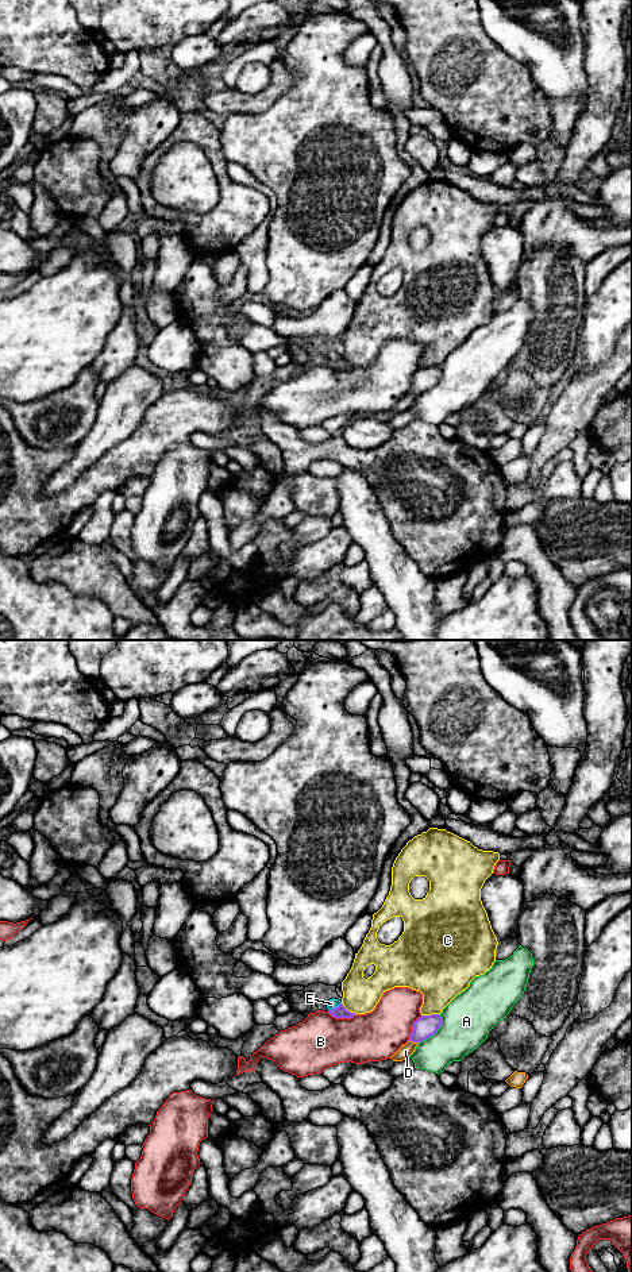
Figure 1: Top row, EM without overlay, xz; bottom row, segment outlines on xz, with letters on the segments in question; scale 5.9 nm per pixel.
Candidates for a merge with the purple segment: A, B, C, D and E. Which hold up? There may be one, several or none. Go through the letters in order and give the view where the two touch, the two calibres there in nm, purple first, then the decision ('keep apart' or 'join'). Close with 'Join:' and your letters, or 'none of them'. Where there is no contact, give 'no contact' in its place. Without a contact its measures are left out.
A: xz | 130/300 nm | keep apart
B: xz | 80/320 nm | keep apart
C: xz | 130/320 nm | keep apart
D: xz | 130/80 nm | keep apart
E: xz | 80/60 nm | join
Join: E

